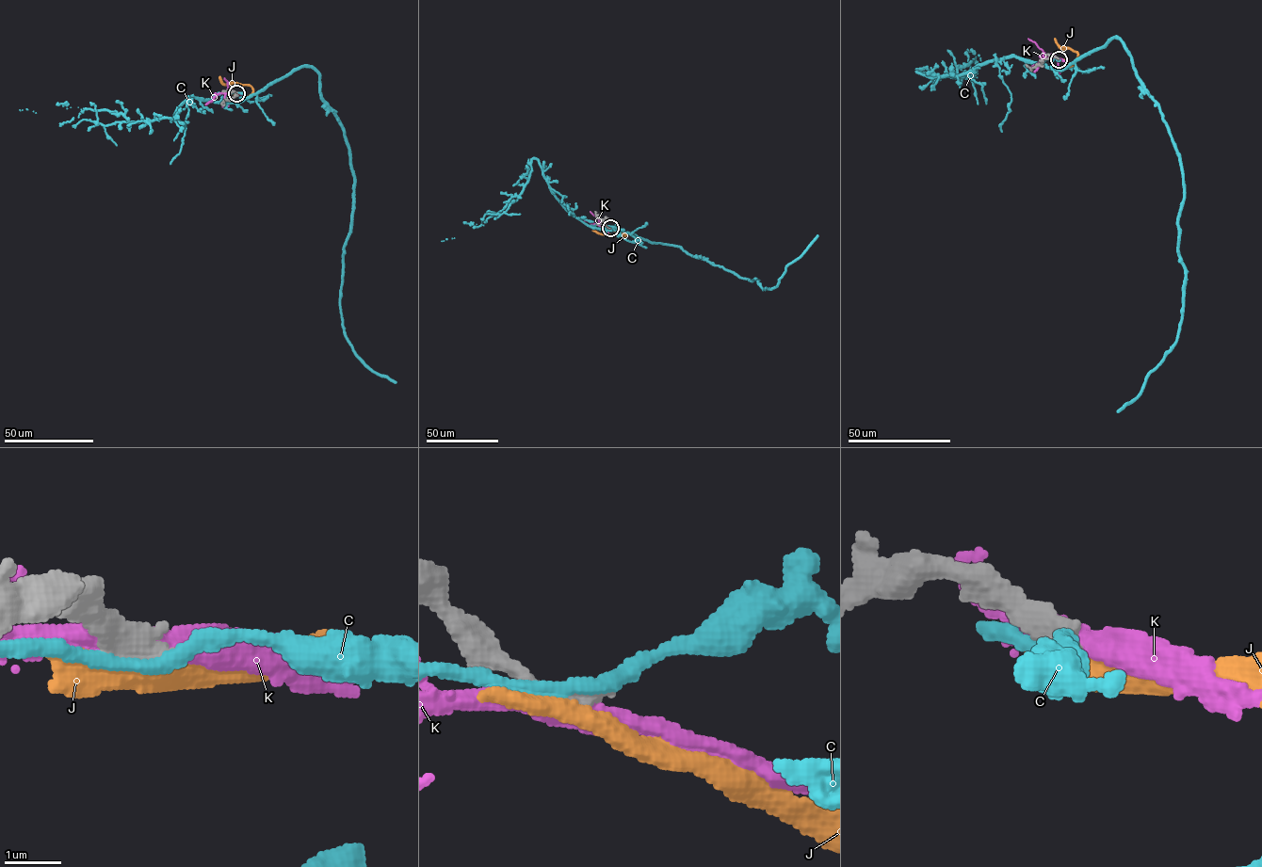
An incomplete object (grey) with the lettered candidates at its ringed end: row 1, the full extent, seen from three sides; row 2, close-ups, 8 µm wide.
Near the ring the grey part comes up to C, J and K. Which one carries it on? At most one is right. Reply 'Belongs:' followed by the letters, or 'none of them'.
Belongs: none of them

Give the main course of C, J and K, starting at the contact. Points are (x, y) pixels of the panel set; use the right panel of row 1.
C: (1058, 59), (1051, 67), (1062, 69), (1120, 39), (1157, 104), (1183, 177), (1180, 330), (1136, 397), (1117, 411)
J: (1059, 59), (1071, 65), (1077, 55), (1061, 48), (1055, 38)
K: (1058, 58), (1044, 57), (1043, 51), (1027, 39)

